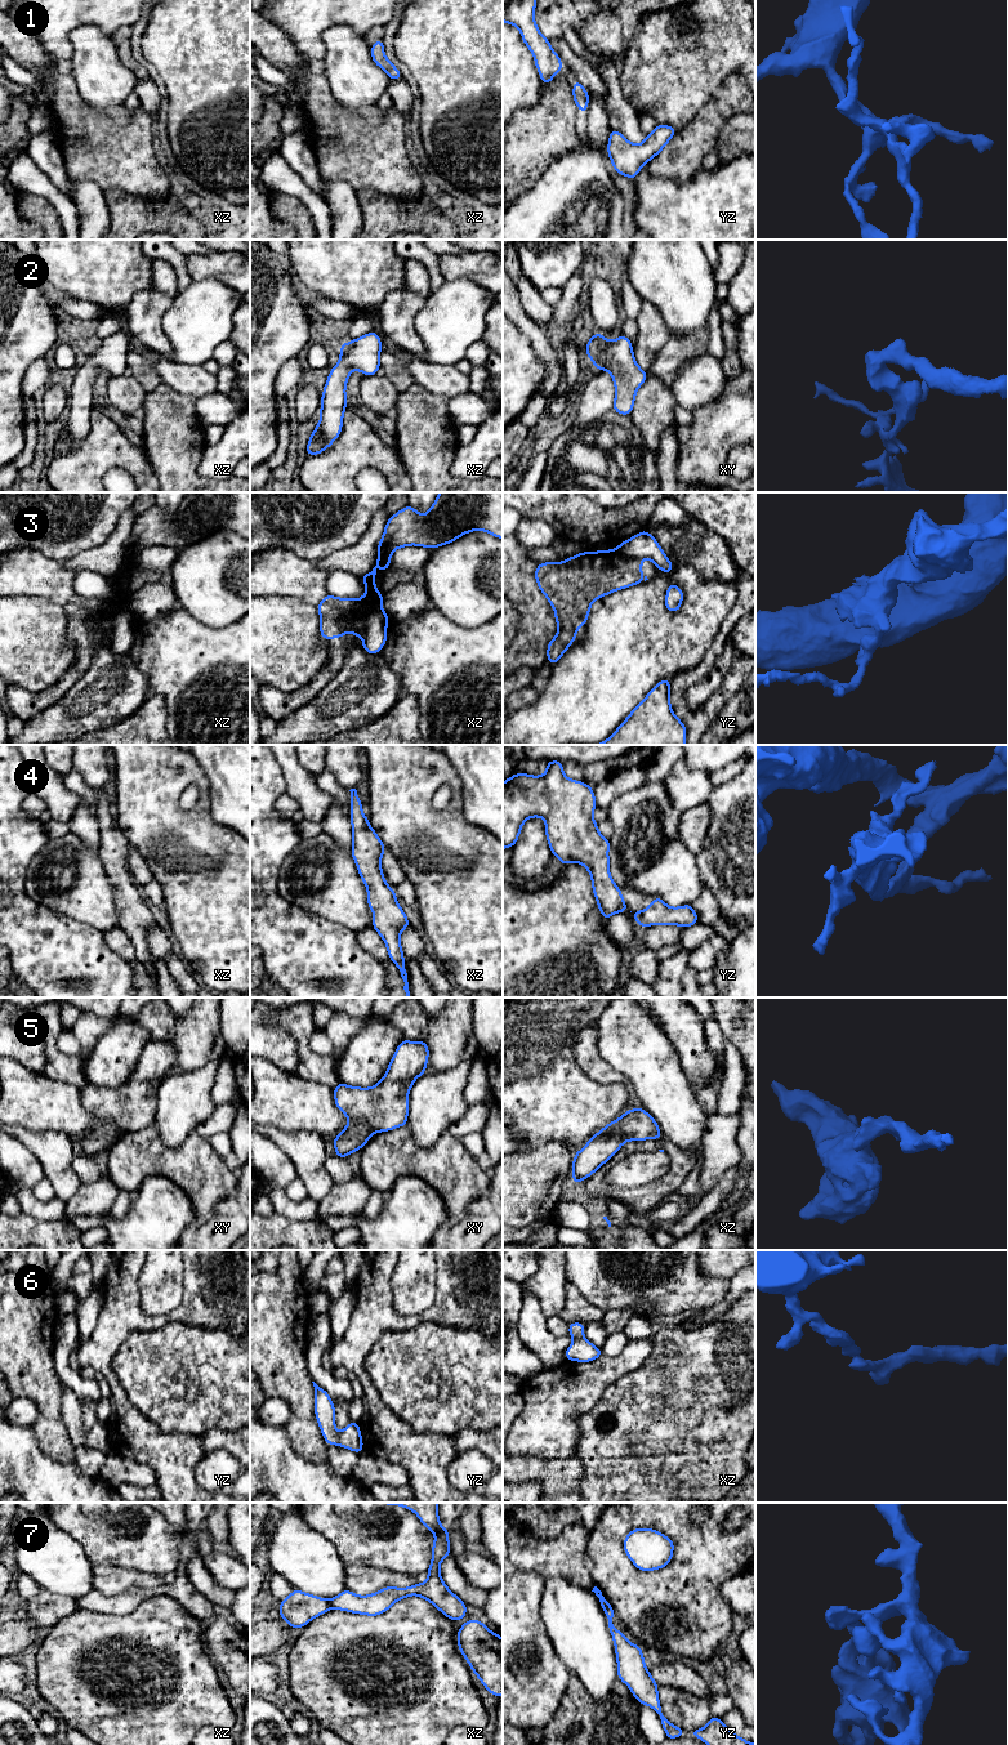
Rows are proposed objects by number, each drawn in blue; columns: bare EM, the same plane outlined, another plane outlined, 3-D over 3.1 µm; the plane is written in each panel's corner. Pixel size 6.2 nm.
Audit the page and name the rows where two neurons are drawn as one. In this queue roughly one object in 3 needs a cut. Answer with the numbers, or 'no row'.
3, 7

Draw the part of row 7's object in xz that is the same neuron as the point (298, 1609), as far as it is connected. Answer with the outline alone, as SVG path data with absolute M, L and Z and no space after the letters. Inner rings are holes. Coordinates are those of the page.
M299 1589L280 1601L280 1619L287 1621L290 1628L303 1628L308 1621L330 1610L329 1599L320 1598Z

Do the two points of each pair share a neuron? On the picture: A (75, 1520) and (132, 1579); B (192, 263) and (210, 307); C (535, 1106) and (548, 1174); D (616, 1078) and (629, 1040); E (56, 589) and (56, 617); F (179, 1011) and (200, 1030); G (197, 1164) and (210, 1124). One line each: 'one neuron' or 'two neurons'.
A: two neurons
B: two neurons
C: two neurons
D: two neurons
E: two neurons
F: two neurons
G: two neurons

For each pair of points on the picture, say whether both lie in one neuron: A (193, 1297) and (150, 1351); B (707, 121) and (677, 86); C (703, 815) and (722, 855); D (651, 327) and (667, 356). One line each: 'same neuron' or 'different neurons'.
A: different neurons
B: different neurons
C: different neurons
D: different neurons

